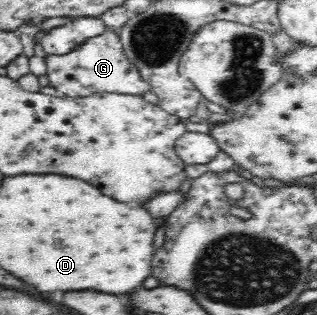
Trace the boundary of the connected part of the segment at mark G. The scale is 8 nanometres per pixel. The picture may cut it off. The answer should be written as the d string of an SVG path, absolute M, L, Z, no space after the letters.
M105 28L102 35L86 42L64 55L46 55L46 75L50 86L67 96L78 97L98 93L121 93L122 95L144 96L152 87L144 83L133 63L129 63L121 45L118 31Z

